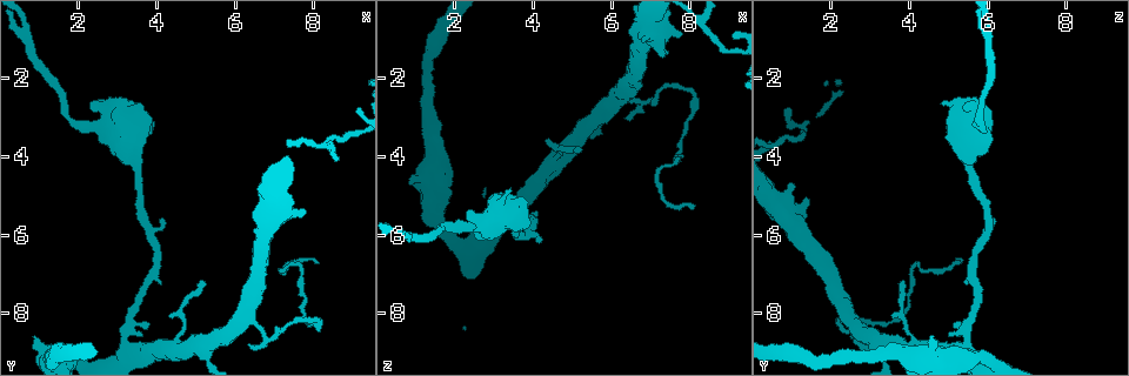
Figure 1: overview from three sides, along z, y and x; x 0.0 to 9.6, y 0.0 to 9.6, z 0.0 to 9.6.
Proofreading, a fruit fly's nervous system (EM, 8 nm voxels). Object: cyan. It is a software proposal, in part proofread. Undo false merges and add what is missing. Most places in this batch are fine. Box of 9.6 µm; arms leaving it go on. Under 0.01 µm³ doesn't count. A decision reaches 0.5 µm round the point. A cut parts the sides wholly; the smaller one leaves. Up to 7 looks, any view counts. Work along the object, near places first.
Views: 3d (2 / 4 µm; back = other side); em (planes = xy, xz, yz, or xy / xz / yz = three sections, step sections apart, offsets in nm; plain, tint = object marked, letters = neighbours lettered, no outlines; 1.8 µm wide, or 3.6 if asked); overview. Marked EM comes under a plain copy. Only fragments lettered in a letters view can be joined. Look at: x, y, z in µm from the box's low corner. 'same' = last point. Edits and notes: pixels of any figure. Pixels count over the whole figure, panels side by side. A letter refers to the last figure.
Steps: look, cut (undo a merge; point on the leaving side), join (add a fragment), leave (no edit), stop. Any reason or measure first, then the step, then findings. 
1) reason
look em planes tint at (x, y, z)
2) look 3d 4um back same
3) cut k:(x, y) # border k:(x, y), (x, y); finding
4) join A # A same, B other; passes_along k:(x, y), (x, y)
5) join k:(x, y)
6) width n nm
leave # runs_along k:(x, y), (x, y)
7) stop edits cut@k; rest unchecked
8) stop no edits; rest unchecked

thick end
look em xz step 16 tint at (6.85, 4.75, 1.00)

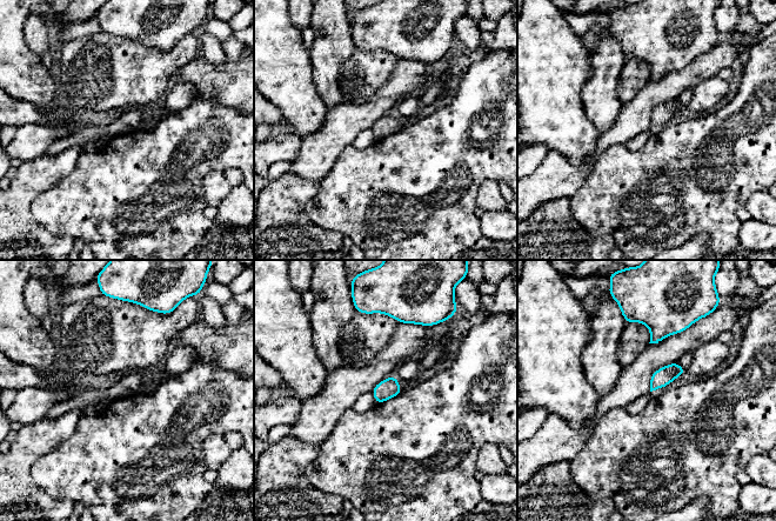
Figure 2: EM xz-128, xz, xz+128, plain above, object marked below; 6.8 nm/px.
cut it another way
look em planes letters same

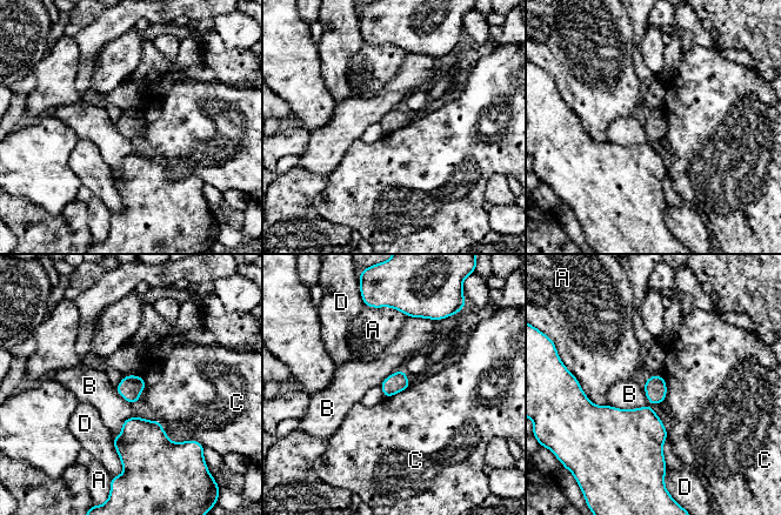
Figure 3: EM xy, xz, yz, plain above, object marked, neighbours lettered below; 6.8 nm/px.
leave # A other, B other, C other, D other; border 3:(155, 419), (172, 441), (192, 440); none of them fits

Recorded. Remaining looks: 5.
long arm stops here
look 3d 2um at (9.20, 2.80, 0.90)

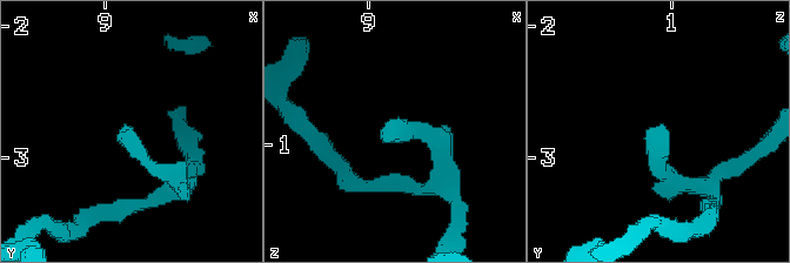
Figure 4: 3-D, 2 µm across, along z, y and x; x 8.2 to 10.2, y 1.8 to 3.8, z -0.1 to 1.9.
look em xy step 4 letters at (9.14, 2.76, 0.92)

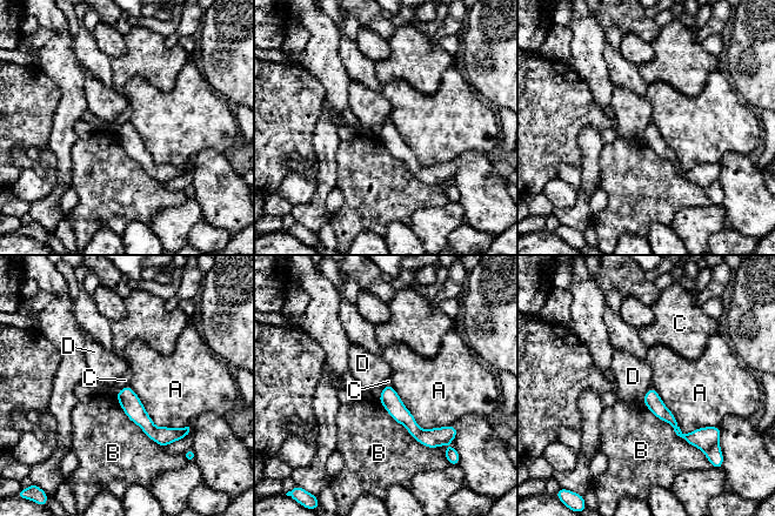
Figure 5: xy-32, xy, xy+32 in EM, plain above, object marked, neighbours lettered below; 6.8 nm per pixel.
longest_contact A 550 nm
leave # A other, B other, C other, D other; runs_along 5:(387, 388), (420, 434), (440, 431); no lettered fragment goes on from it

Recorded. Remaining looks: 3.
arms part here
look em xy step 8 letters at (0.60, 0.85, 5.95)

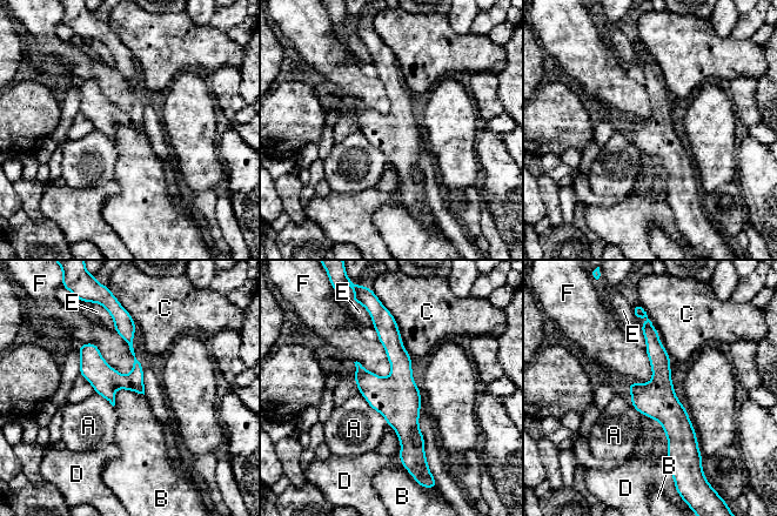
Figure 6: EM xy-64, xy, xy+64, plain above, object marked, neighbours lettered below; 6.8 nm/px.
another direction
look em planes letters same

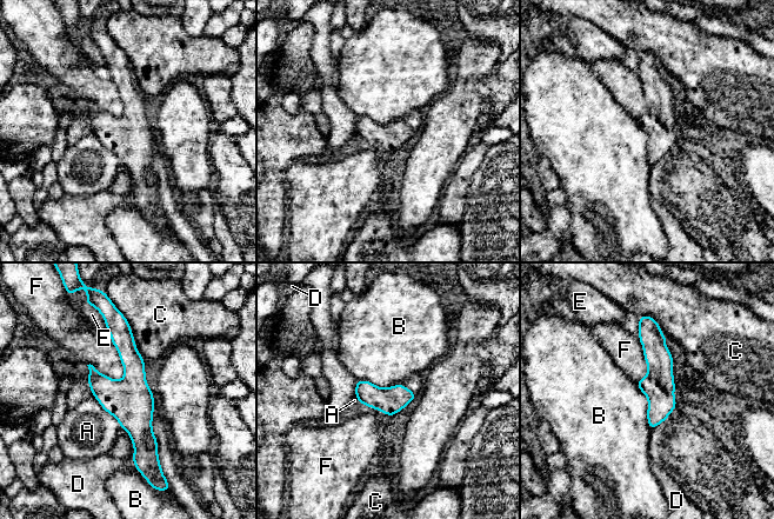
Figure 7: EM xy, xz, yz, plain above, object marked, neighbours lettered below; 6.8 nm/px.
longest_contact C 360 nm
leave # A other, B other, C other, D other, E other, F other; runs_along 7:(119, 324), (134, 365), (138, 464); one cell here

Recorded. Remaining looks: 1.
stop no edits; rest unchecked

